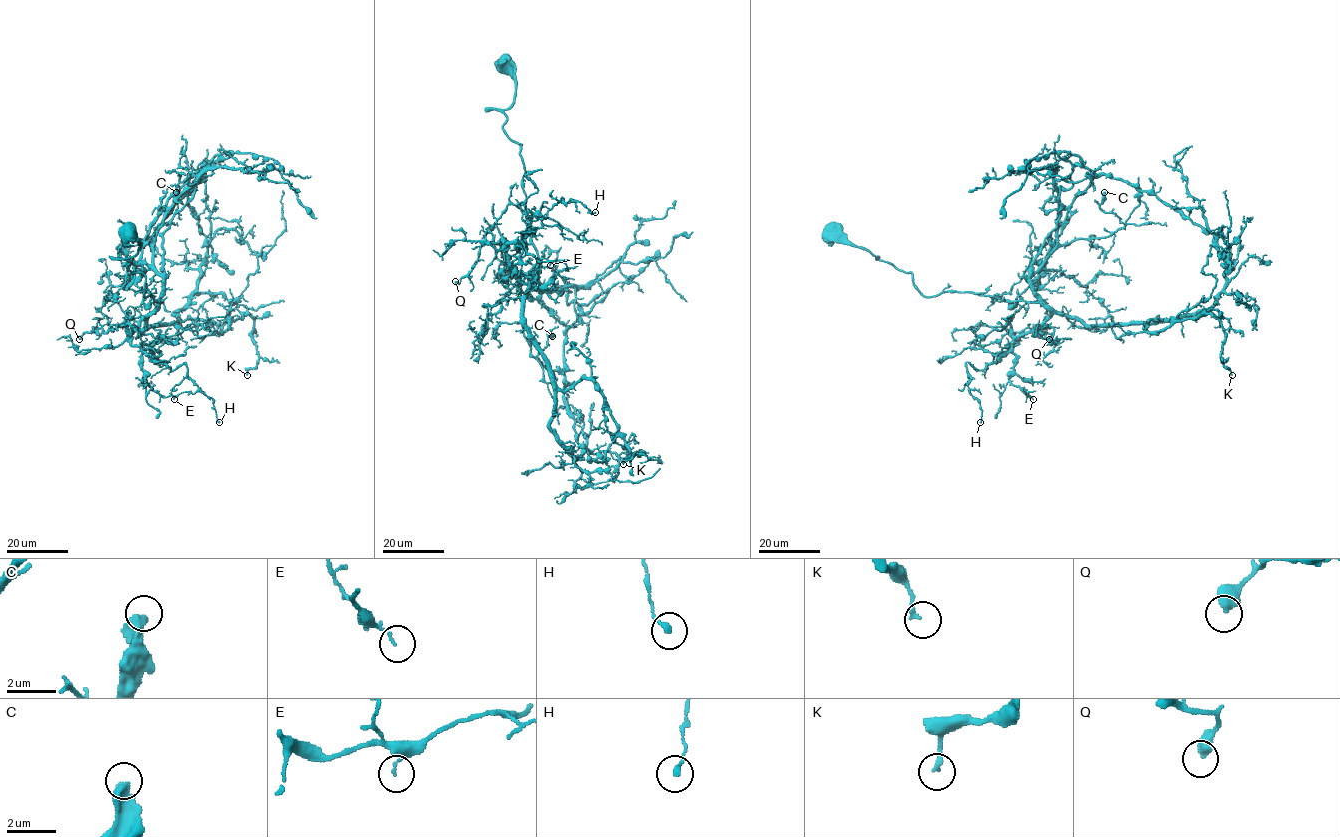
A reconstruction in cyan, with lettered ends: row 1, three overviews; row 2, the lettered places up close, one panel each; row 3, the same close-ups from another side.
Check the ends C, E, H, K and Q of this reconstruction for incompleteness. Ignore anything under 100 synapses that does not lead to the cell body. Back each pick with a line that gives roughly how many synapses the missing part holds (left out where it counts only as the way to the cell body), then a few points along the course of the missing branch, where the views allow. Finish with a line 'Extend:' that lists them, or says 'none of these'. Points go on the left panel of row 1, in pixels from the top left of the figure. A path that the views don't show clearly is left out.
Extend: none of these

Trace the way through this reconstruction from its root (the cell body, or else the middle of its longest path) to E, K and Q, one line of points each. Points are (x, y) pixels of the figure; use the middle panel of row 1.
E: (504, 65), (503, 129), (521, 145), (538, 265), (523, 283), (508, 261), (520, 241), (550, 265)
K: (504, 65), (503, 129), (521, 145), (538, 260), (527, 337), (559, 388), (596, 384), (634, 452), (623, 464)
Q: (504, 65), (515, 95), (503, 129), (521, 145), (538, 265), (523, 283), (502, 238), (485, 243), (455, 281)

